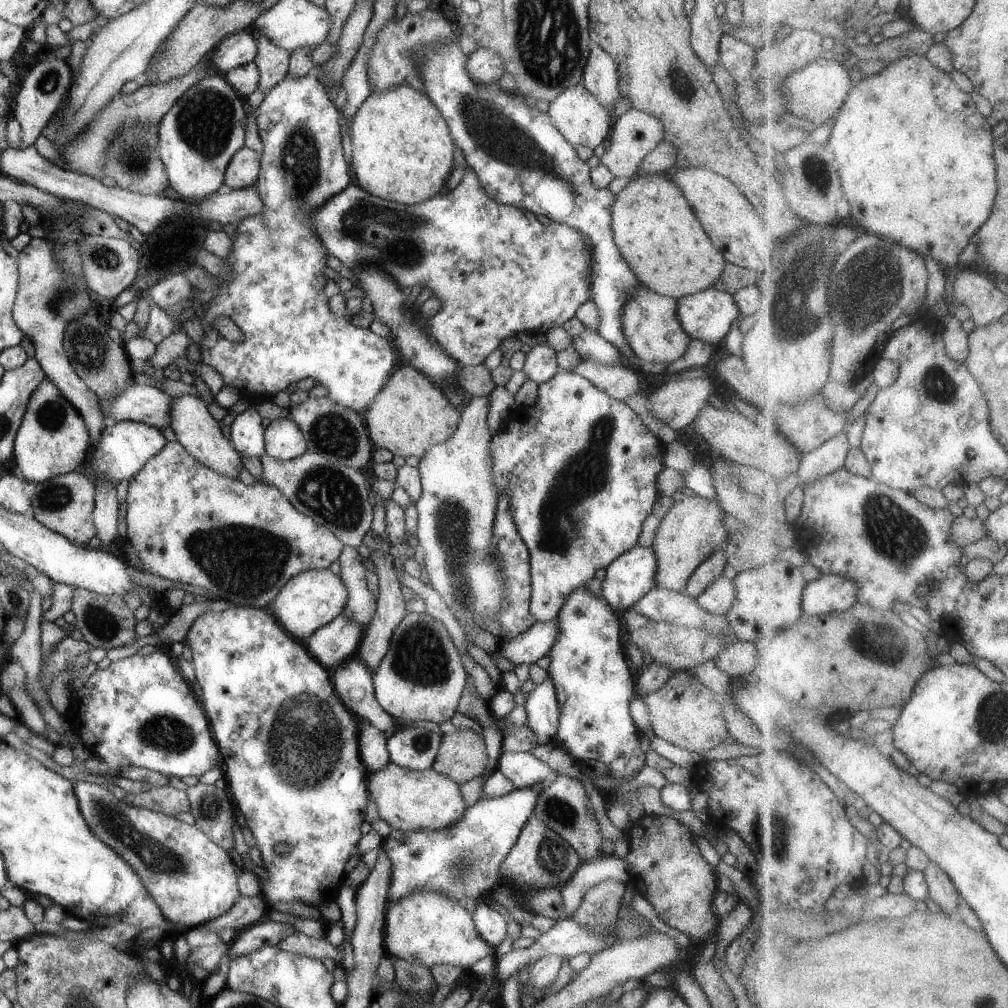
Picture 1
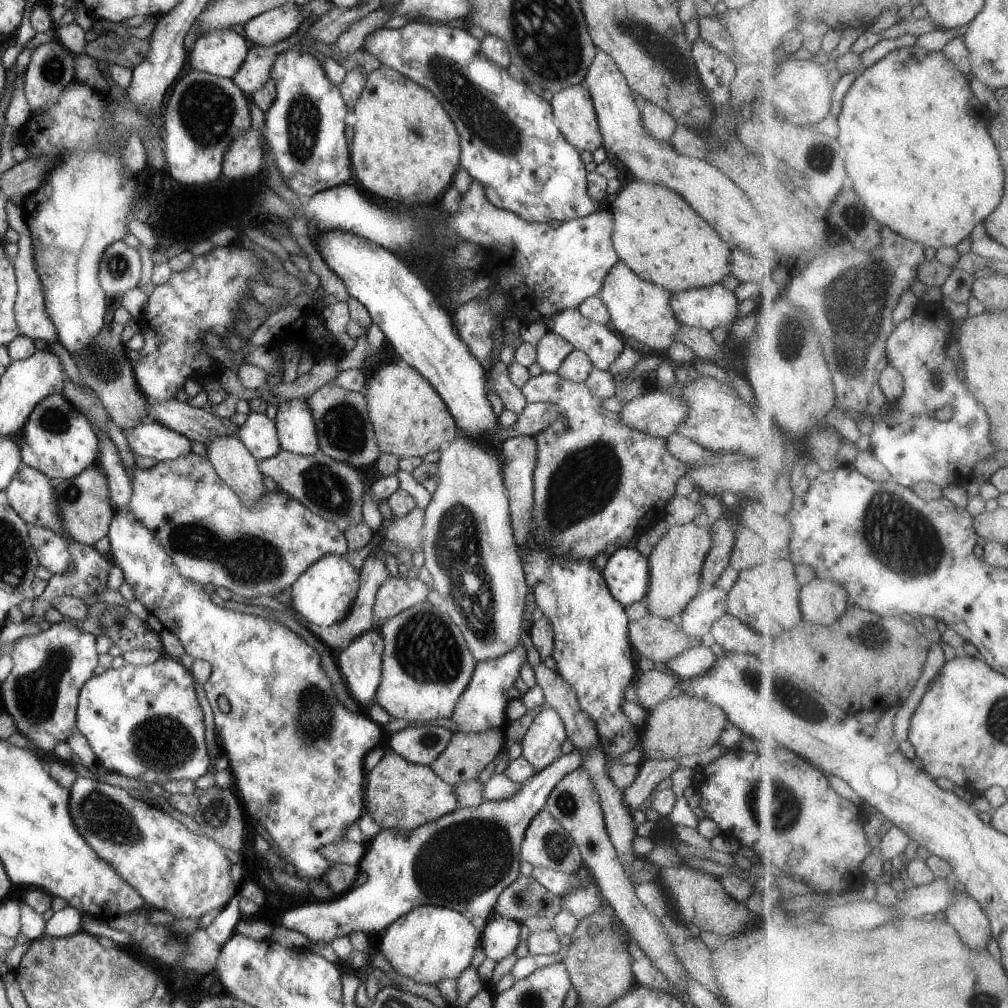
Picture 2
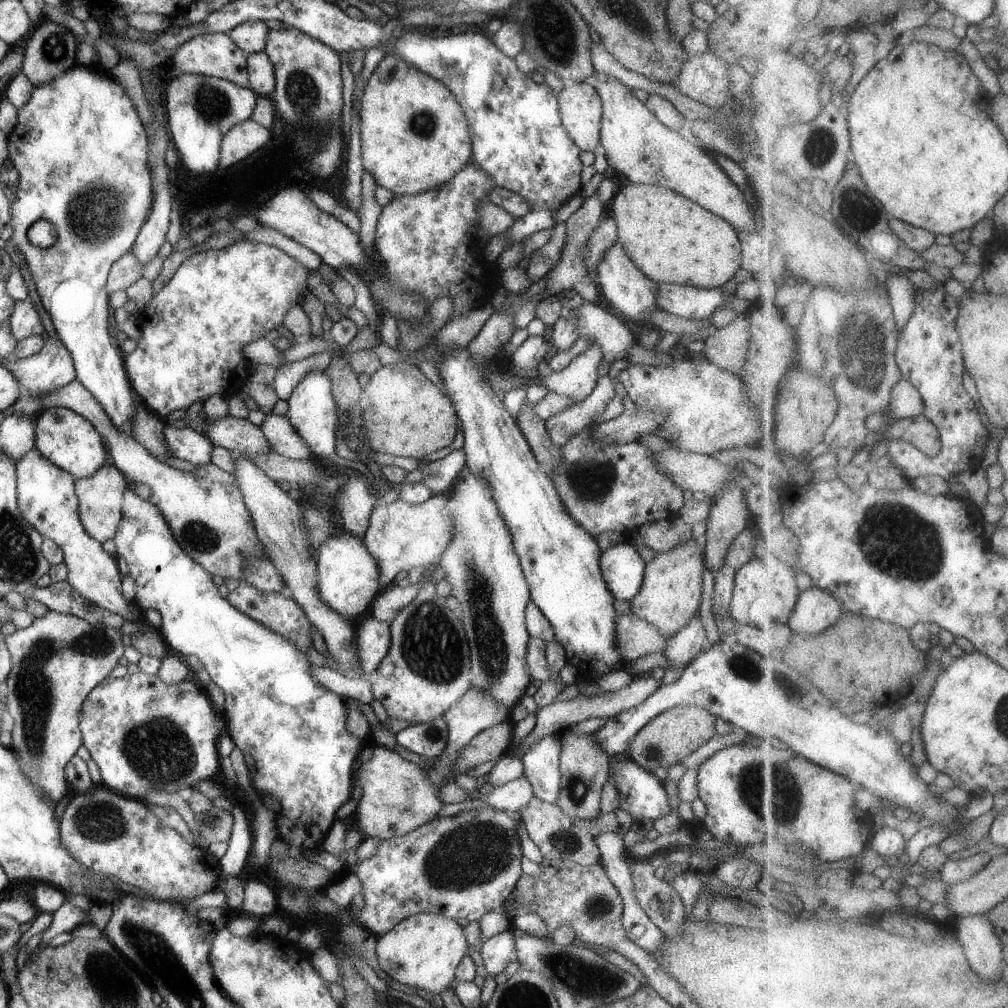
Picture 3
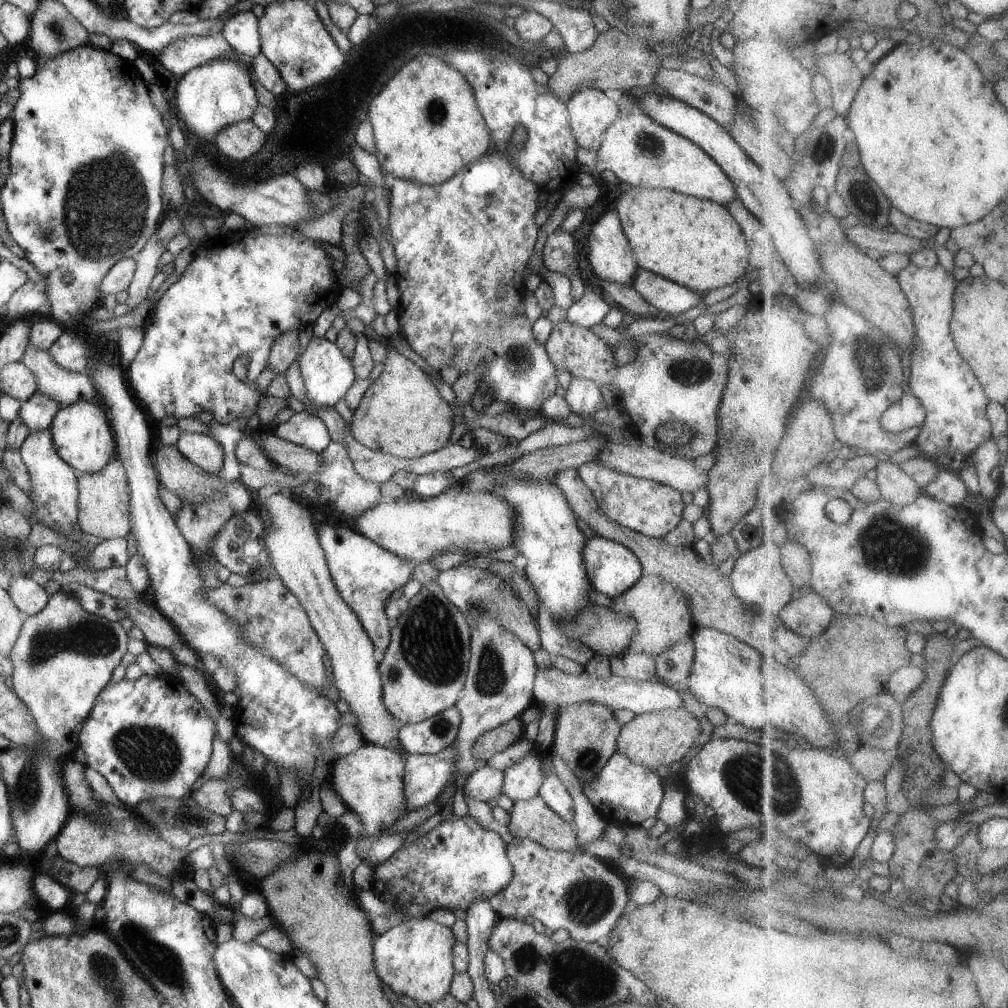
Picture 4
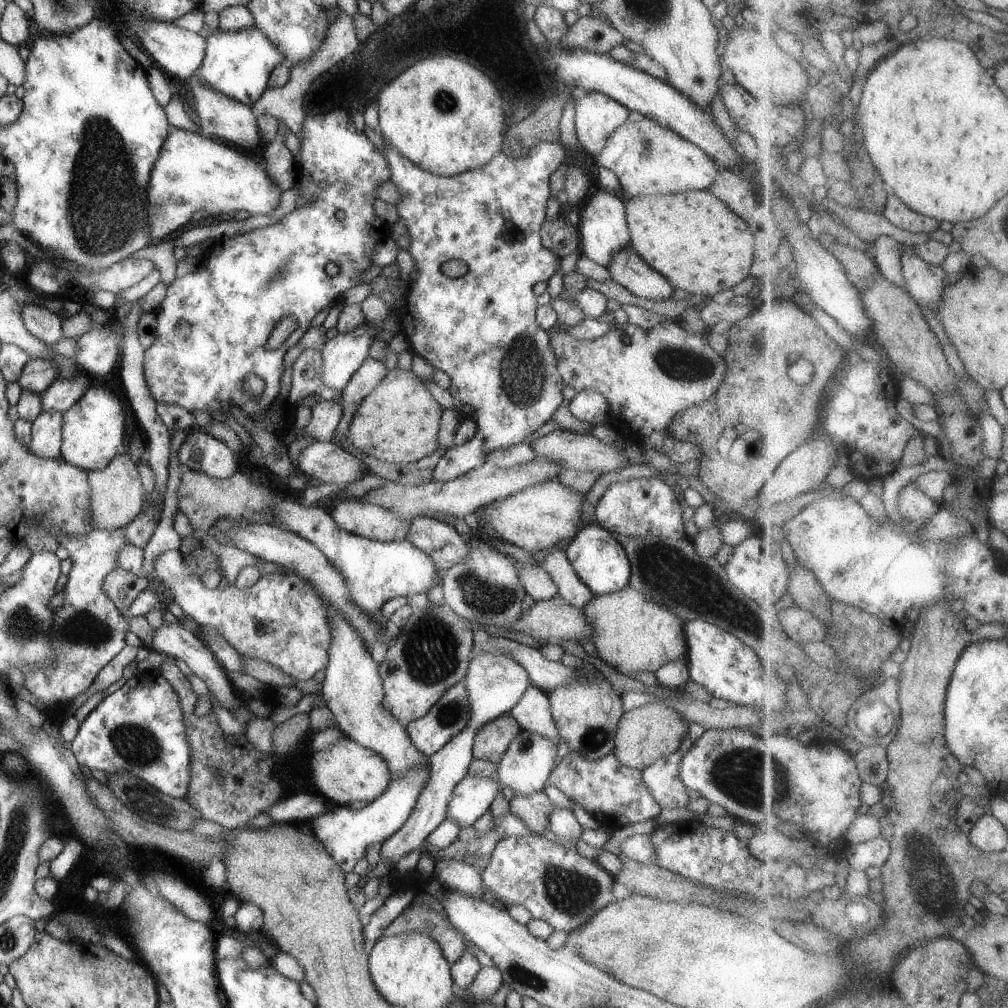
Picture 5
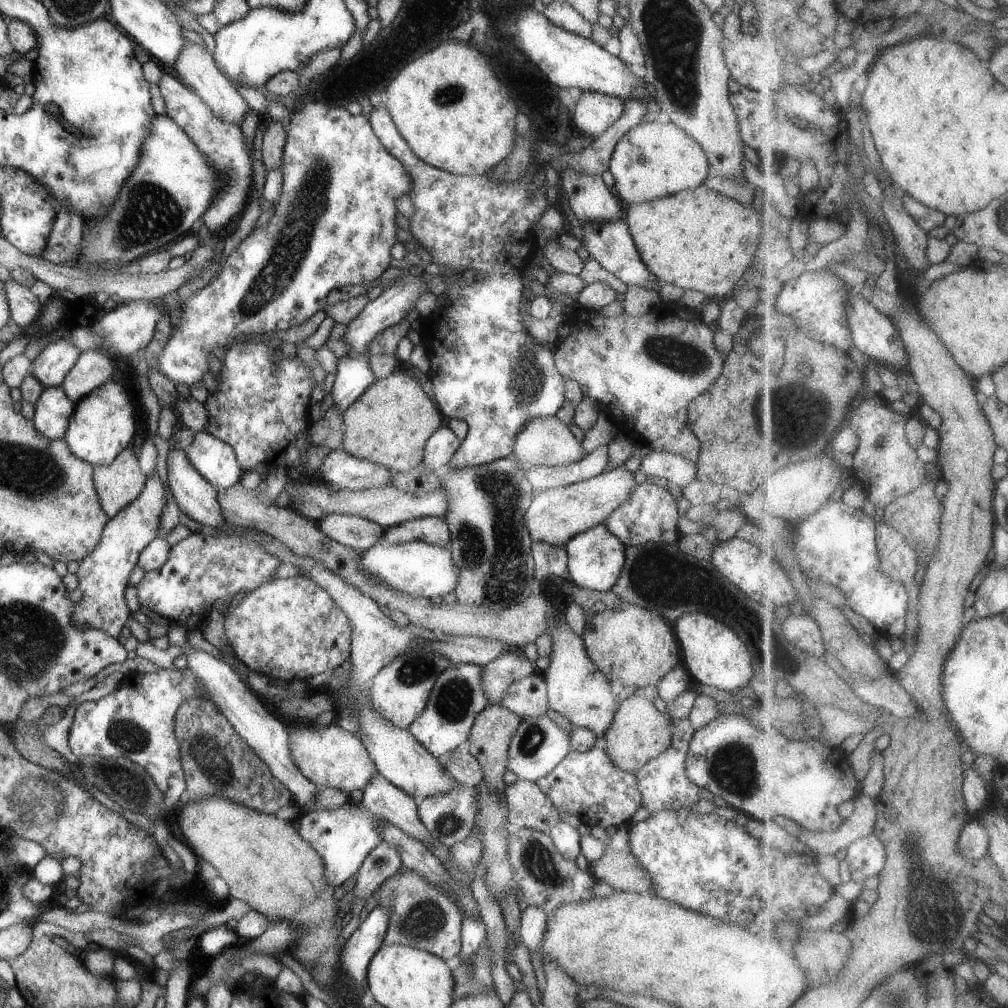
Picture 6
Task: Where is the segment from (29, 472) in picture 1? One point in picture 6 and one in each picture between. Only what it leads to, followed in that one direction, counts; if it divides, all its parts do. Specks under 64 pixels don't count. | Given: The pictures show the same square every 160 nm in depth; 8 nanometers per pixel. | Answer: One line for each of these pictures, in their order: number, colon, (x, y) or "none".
2: (57, 438)
3: (67, 439)
4: (82, 435)
5: (94, 430)
6: (103, 423)

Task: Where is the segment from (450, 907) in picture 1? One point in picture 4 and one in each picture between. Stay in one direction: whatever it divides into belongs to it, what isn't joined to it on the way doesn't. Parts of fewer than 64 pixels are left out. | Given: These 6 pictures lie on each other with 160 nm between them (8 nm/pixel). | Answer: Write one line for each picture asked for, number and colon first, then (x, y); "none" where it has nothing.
2: (429, 944)
3: (422, 951)
4: (414, 958)

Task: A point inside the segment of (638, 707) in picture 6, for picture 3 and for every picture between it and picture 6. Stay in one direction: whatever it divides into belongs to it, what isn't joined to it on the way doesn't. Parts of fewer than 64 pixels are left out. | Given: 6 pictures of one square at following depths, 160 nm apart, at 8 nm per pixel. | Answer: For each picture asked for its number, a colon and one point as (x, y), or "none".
3: (671, 736)
4: (658, 738)
5: (651, 732)

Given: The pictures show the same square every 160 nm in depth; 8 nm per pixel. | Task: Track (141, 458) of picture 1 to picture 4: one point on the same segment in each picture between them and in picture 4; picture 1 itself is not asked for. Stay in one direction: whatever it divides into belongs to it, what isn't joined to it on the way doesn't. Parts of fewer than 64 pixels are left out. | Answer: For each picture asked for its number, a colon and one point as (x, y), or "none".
2: (151, 438)
3: (187, 443)
4: (200, 449)

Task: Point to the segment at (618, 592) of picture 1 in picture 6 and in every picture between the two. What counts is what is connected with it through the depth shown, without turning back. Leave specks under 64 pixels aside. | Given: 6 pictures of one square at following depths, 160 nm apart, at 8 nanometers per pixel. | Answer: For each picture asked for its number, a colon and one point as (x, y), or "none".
2: (626, 573)
3: (622, 567)
4: (612, 569)
5: (600, 561)
6: (595, 558)

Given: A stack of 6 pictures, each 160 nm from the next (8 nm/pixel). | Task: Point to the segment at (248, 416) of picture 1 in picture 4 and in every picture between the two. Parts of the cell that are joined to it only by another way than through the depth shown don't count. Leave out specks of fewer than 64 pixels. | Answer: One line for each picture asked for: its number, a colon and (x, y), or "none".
2: (259, 433)
3: (281, 434)
4: (306, 429)

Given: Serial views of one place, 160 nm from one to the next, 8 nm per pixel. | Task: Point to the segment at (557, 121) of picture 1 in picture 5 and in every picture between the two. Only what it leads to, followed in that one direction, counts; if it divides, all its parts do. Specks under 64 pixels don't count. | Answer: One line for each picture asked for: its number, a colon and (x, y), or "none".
2: (573, 109)
3: (581, 107)
4: (591, 111)
5: (597, 116)

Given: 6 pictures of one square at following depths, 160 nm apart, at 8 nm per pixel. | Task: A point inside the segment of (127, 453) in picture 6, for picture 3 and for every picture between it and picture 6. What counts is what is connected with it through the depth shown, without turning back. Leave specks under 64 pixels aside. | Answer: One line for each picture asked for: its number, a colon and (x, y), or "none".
3: (100, 496)
4: (103, 505)
5: (117, 496)

